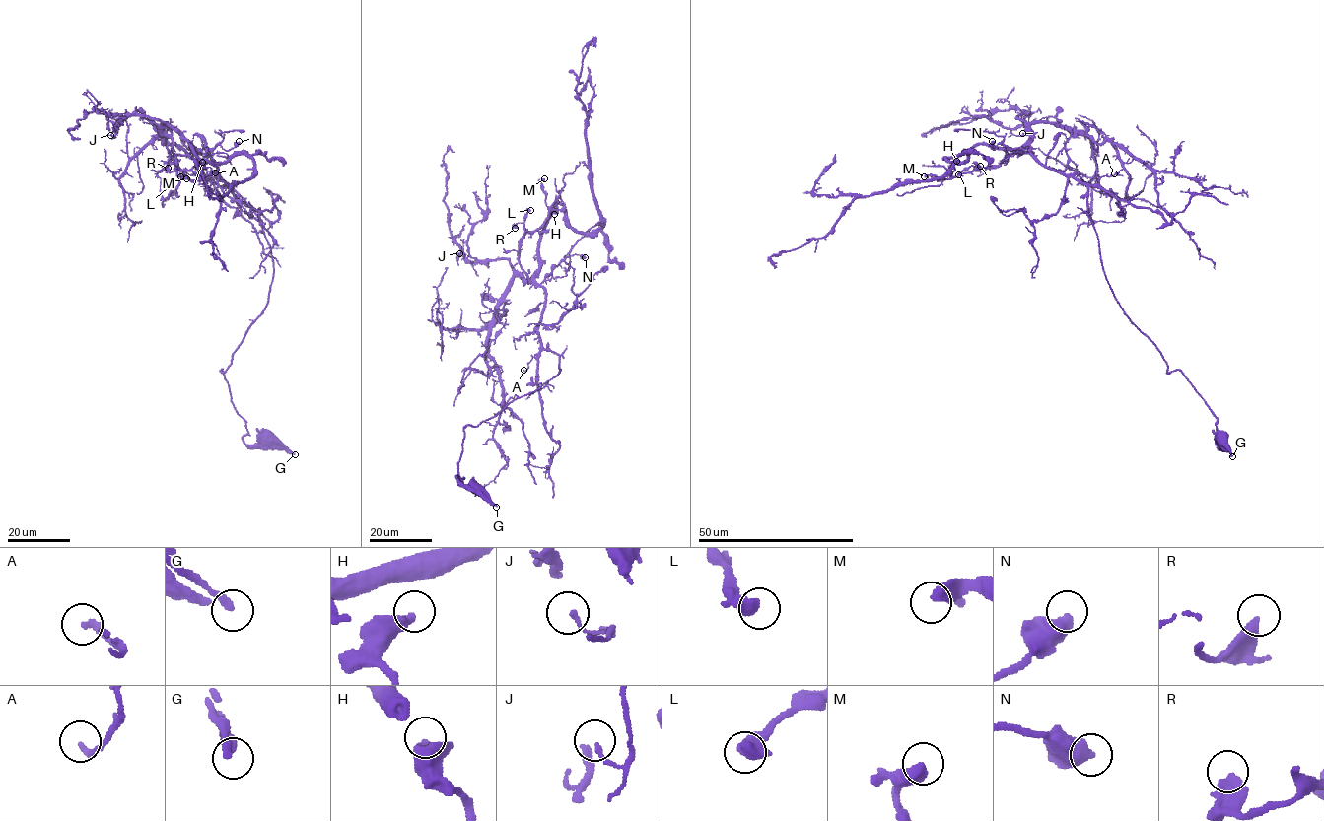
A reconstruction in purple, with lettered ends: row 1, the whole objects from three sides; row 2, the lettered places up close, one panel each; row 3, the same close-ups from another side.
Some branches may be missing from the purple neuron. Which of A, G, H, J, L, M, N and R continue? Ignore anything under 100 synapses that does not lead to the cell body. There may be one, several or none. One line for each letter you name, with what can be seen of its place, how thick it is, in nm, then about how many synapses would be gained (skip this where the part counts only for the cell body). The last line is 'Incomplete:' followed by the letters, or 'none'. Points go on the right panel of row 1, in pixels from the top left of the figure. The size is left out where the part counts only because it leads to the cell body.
Incomplete: none

